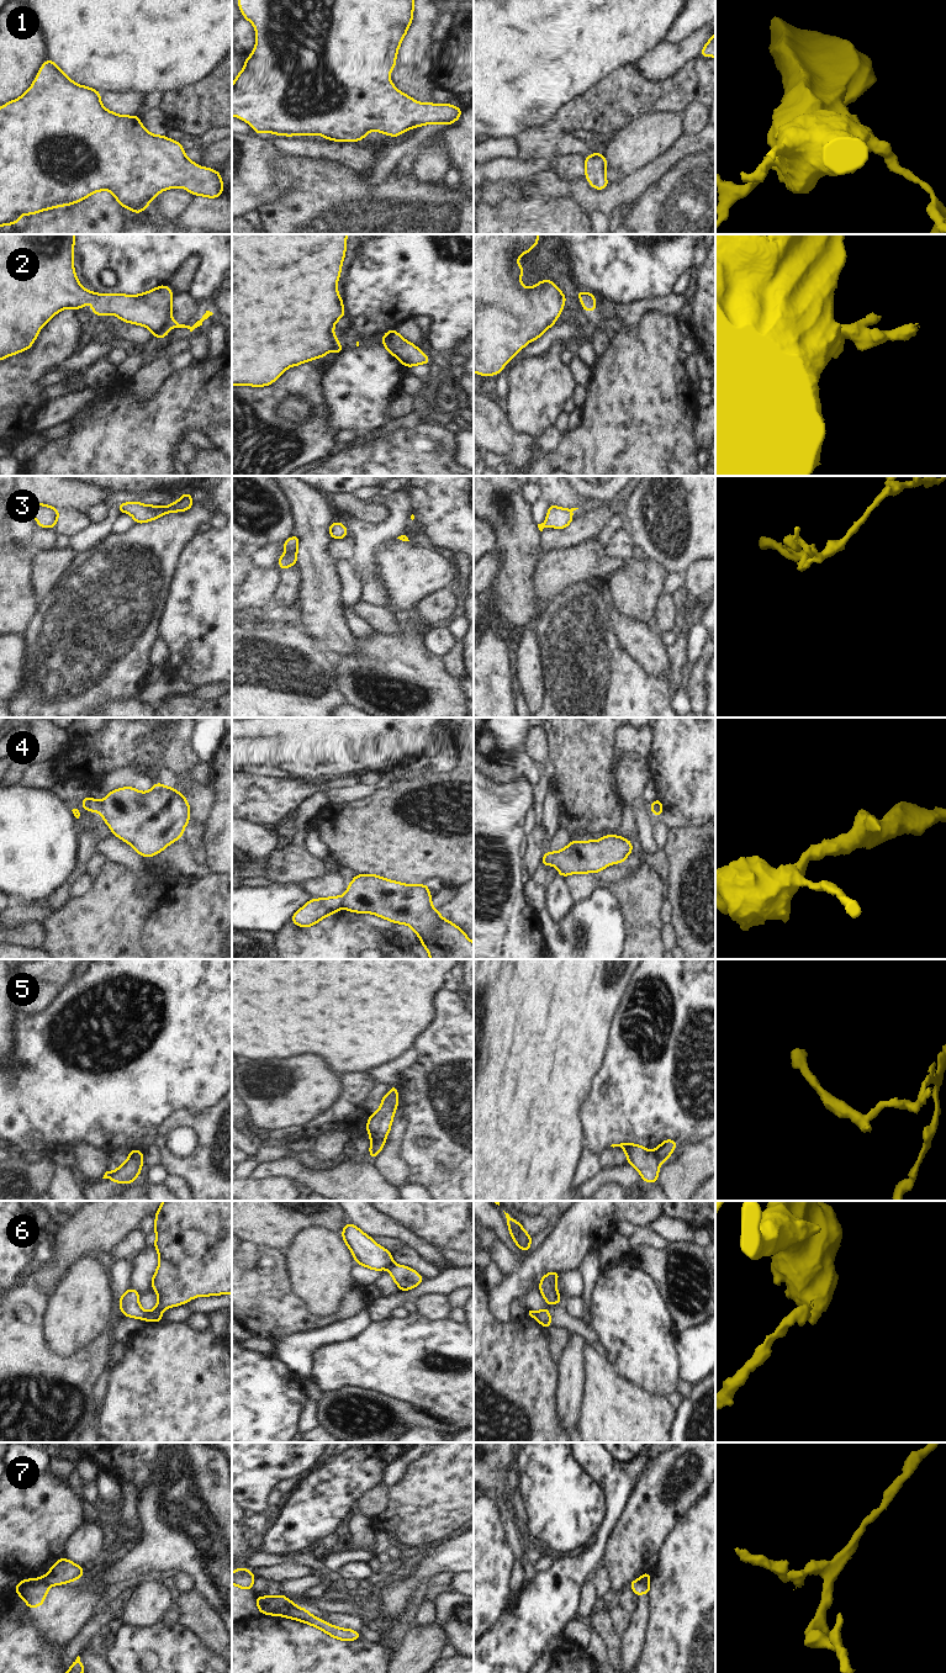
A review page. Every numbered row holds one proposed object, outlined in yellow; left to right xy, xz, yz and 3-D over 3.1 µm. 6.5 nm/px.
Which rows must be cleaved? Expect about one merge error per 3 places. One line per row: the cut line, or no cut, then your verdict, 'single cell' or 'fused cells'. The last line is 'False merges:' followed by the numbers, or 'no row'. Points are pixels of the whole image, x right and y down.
1: no cut | single cell
2: no cut | single cell
3: no cut | single cell
4: xz (342, 896), (343, 906) | fused cells
5: xz (371, 1138), (384, 1139) | fused cells
6: xy (148, 1312), (144, 1319) | fused cells
7: xz (295, 1605), (286, 1616) | fused cells
False merges: 4, 5, 6, 7

